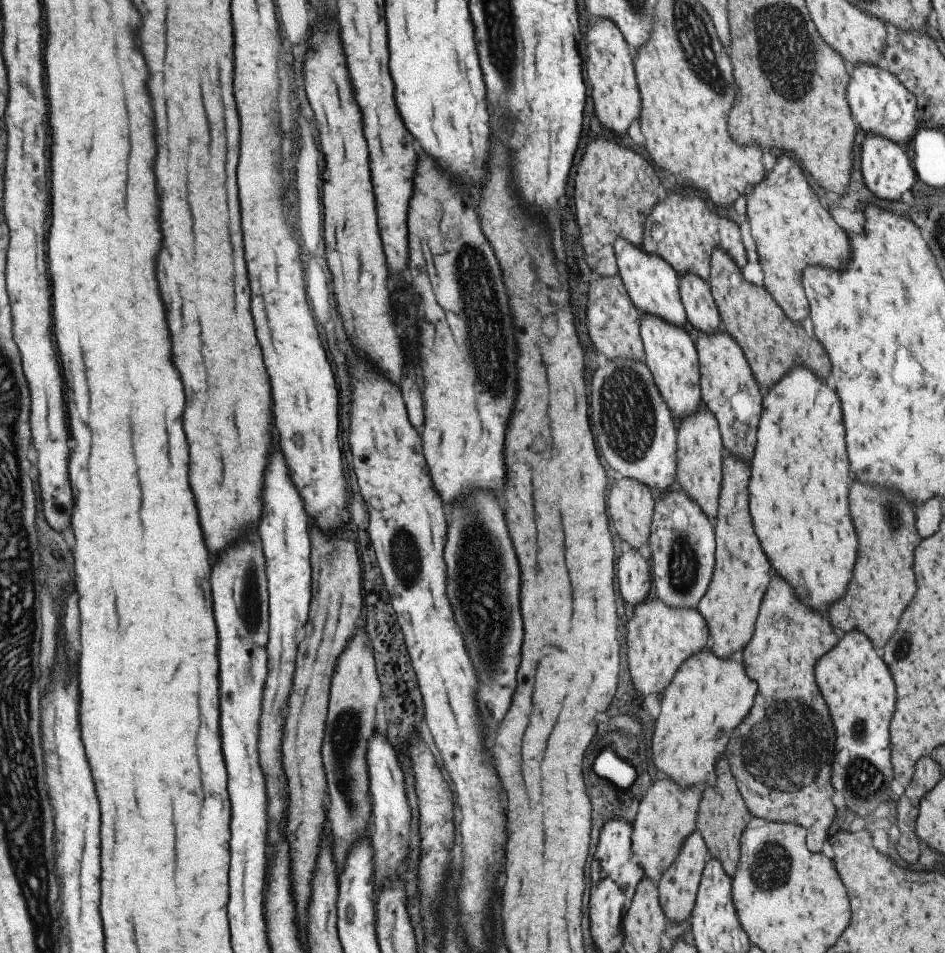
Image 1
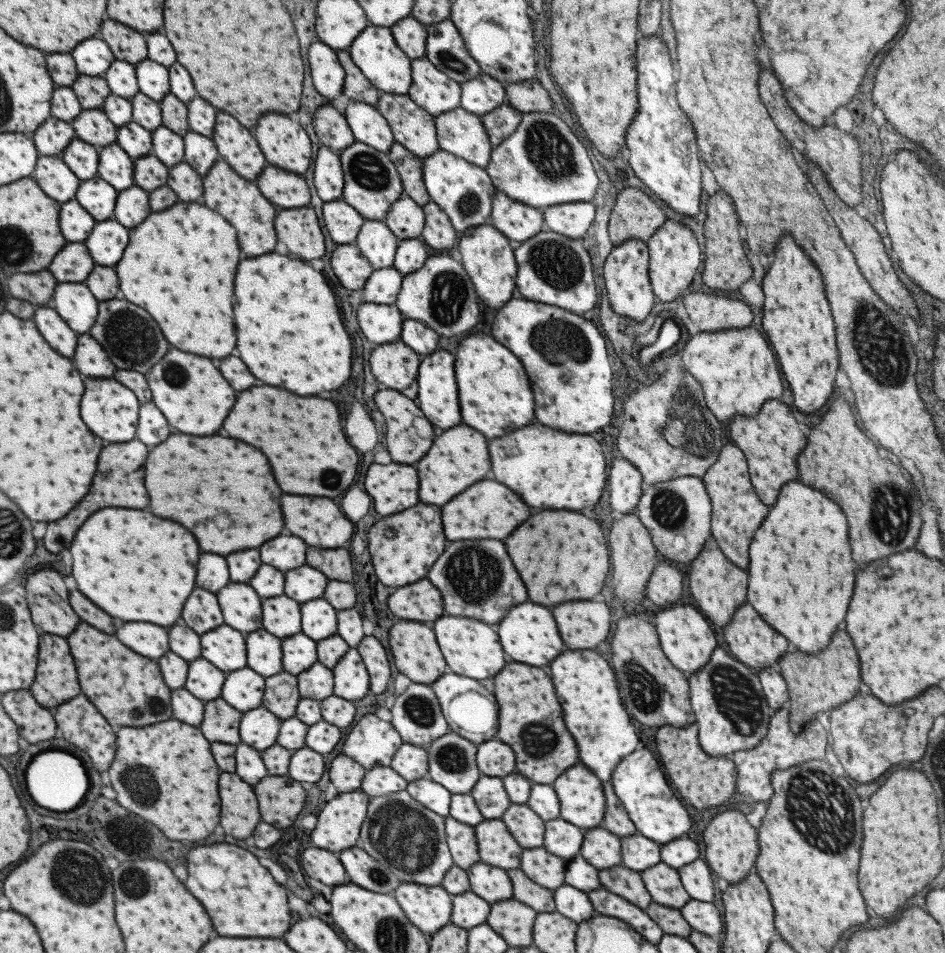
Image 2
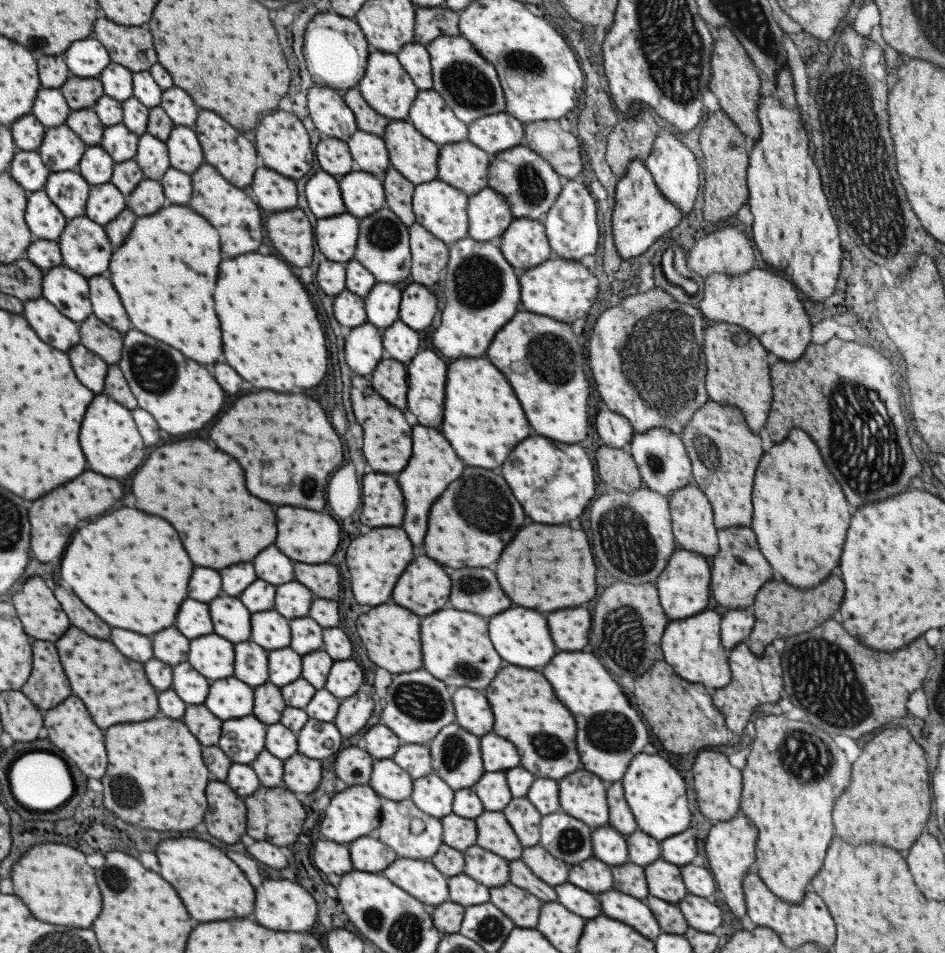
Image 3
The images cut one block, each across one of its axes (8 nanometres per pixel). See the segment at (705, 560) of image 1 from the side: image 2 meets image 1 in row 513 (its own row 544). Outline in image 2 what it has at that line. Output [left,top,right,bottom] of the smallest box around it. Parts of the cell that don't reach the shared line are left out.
[633,476,710,563]

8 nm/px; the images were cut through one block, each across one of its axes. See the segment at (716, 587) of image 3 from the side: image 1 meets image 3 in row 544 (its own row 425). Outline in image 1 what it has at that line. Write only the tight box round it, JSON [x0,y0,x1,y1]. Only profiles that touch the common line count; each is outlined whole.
[692,330,762,460]

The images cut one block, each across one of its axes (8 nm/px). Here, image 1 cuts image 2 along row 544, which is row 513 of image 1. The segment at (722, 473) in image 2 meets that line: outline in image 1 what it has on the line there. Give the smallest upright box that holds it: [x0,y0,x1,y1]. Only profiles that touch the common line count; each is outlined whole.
[696,453,769,658]

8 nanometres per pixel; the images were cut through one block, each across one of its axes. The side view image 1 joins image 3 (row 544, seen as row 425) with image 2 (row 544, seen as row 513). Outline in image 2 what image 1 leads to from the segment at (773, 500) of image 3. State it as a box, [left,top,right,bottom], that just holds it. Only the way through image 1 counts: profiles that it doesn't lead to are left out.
[746,480,855,654]

